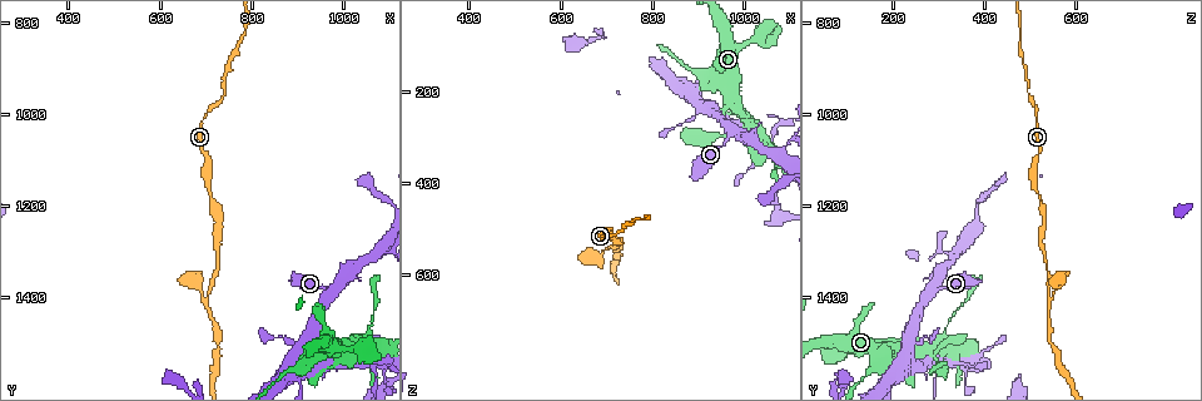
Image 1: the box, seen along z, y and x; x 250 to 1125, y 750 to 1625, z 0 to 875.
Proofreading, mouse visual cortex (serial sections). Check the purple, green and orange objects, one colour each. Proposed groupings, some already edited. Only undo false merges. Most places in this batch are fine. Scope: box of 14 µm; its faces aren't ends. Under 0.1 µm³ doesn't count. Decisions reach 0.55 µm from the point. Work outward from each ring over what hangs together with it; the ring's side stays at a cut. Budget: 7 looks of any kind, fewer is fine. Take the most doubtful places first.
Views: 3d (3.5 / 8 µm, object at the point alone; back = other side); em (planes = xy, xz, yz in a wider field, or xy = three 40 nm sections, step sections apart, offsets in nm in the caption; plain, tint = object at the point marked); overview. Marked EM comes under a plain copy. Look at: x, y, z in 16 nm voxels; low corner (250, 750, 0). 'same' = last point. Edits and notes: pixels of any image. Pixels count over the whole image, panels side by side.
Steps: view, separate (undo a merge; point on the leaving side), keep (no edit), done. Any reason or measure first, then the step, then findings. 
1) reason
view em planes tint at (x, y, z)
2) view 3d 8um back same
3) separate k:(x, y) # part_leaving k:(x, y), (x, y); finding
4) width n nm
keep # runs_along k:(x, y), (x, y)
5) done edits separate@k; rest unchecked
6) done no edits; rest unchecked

arms part here
view em xy step 1 tint at (705, 1405, 545)

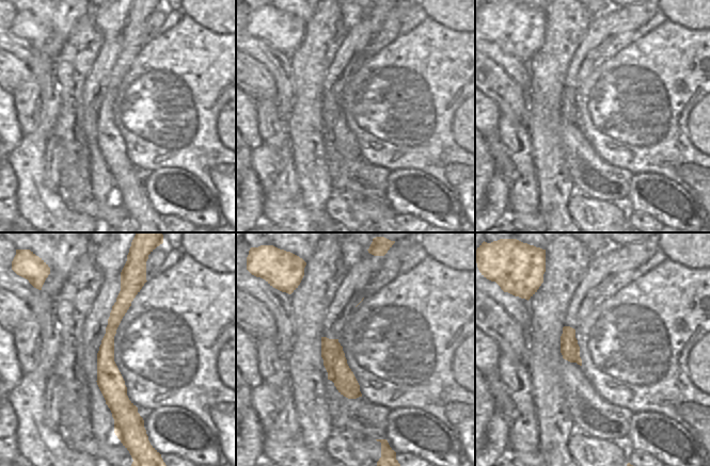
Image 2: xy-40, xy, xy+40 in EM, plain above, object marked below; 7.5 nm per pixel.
view 3d 3.5um same

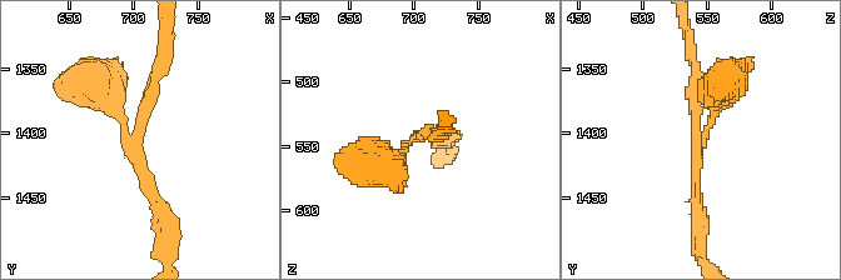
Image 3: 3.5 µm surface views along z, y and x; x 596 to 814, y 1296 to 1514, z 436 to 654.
arm_widths 150, 150, 400 nm
keep # runs_along 3:(438, 135), (416, 135), (381, 158), (381, 170); one cell here

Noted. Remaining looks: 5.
four arms meet
view 3d 3.5um at (1050, 1545, 320)

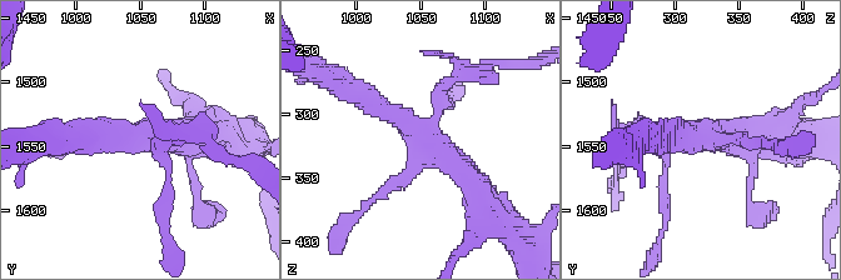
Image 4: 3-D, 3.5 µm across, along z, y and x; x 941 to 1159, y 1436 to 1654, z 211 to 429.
keep # runs_along 4:(343, 86), (397, 115), (477, 193); continuous, no second cell

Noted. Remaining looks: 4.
branch point
view 3d 3.5um at (1075, 1305, 340)

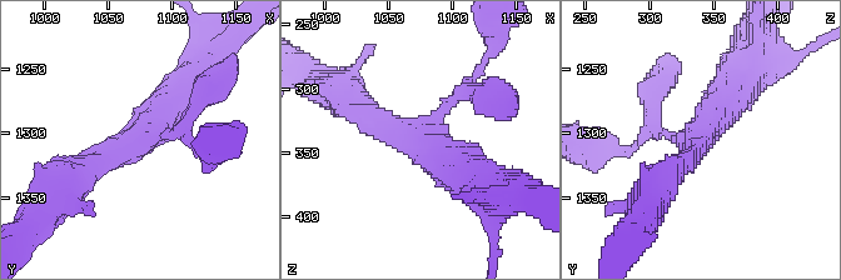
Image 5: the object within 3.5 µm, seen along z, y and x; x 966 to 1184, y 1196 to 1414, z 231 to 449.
shape alone is not enough
view em xy step 1 tint at (1074, 1306, 338)

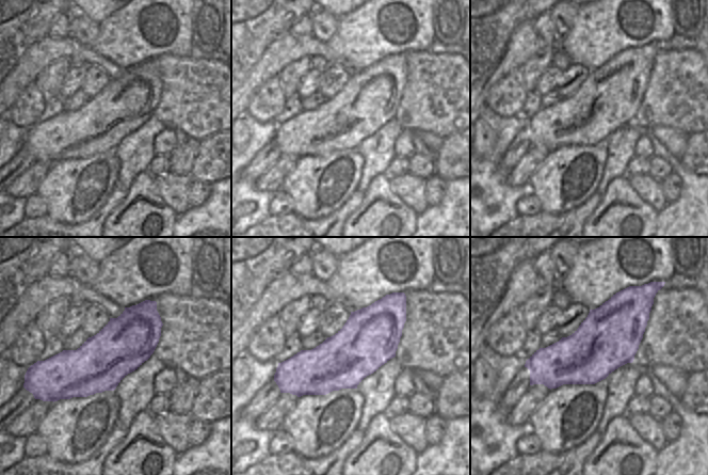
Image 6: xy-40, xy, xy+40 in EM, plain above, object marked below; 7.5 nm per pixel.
keep # runs_along 5:(73, 180), (134, 145), (188, 84); all the same cell

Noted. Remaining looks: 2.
done no edits; rest unchecked

